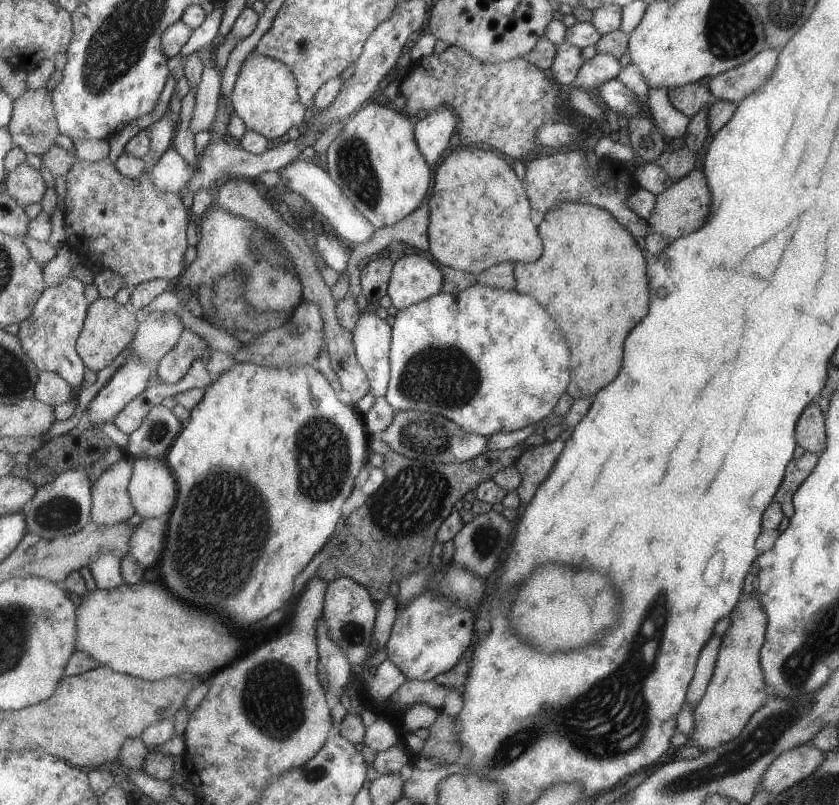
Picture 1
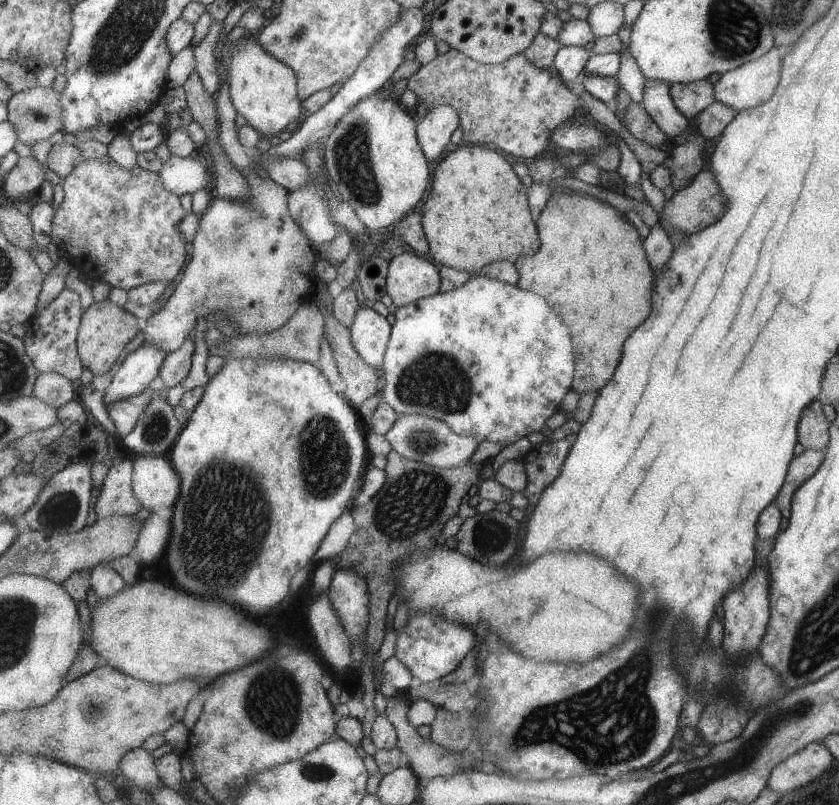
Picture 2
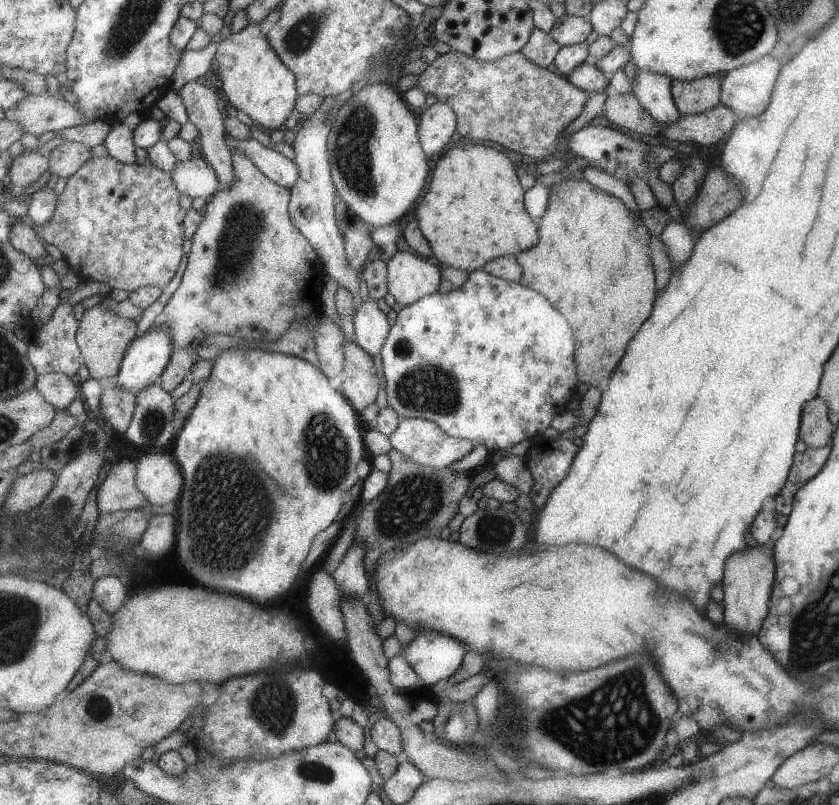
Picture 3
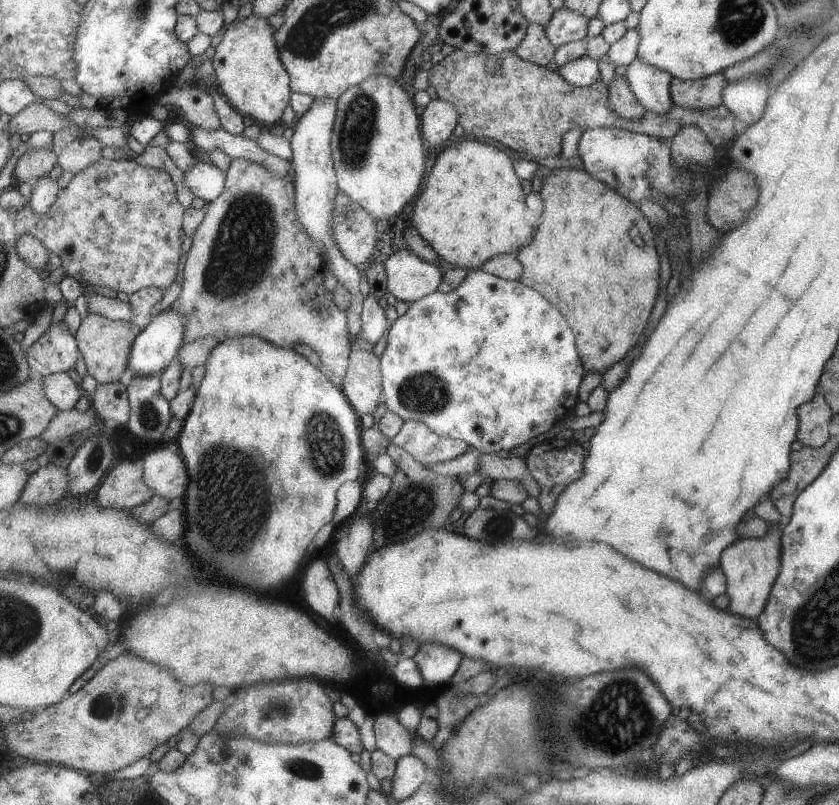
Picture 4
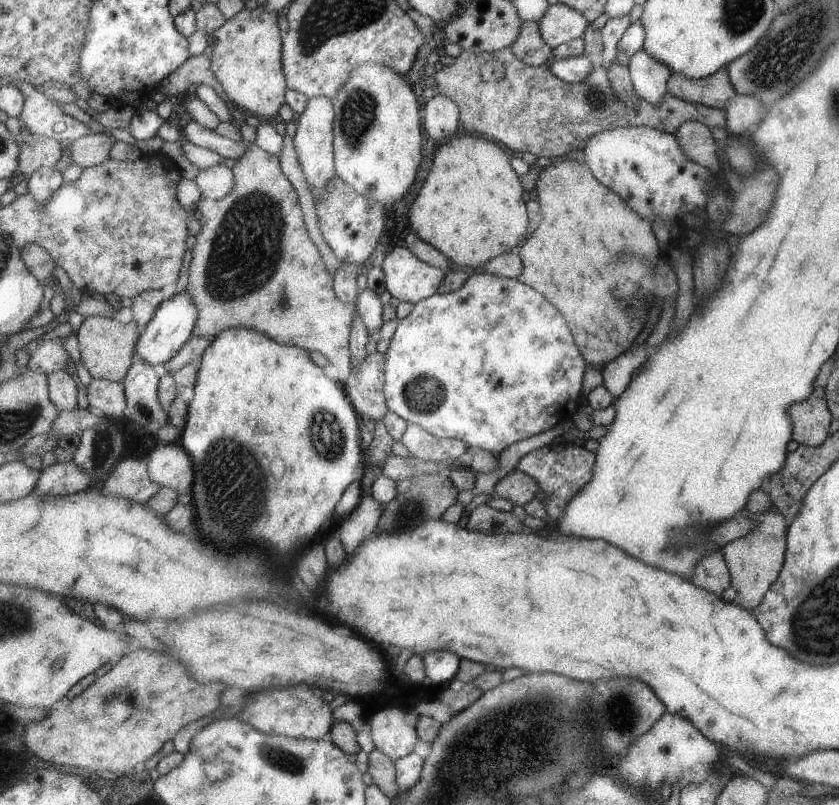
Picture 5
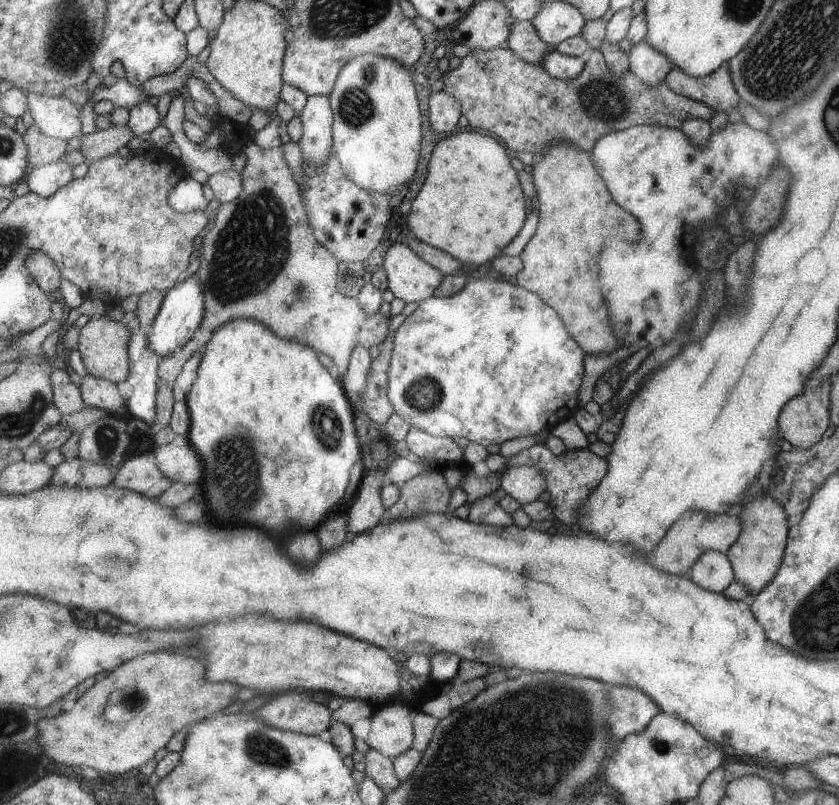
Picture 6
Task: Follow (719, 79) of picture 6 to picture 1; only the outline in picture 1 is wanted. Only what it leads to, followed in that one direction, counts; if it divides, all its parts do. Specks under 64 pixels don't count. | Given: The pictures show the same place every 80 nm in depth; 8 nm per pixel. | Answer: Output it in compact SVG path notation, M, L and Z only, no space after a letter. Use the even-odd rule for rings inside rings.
M697 82L670 88L666 91L669 102L690 119L695 113L711 102L711 94L706 85Z

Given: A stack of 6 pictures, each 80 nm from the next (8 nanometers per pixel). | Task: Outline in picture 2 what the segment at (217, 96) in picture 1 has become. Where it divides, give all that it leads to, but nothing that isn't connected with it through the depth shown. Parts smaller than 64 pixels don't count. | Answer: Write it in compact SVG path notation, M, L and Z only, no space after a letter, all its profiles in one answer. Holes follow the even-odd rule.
M212 21L205 40L194 47L195 70L200 73L205 88L212 95L216 95L221 88L221 78L217 74L217 61L220 58L217 39L221 36L221 30L223 30L223 21Z

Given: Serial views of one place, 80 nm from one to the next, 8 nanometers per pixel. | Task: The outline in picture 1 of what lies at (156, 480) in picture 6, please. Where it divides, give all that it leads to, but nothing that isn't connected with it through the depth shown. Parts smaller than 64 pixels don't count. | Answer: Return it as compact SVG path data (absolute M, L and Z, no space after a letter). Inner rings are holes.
M125 458L113 464L92 488L92 522L114 525L135 516L130 482L134 464Z

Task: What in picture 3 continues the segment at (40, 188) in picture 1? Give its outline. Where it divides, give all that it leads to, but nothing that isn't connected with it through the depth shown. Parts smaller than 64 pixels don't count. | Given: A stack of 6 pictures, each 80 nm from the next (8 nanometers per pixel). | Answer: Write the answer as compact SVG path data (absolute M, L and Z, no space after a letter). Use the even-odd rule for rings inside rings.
M31 150L23 155L14 157L14 163L10 168L7 187L16 194L21 194L23 188L37 182L43 172L51 170L50 157L41 155L38 151Z

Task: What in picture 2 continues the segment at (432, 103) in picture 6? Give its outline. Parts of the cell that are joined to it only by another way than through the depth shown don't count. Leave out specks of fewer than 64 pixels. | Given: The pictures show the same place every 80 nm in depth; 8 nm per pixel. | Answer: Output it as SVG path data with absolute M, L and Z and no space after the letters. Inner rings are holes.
M437 105L418 121L418 139L430 160L437 160L459 128L460 114L451 105Z

